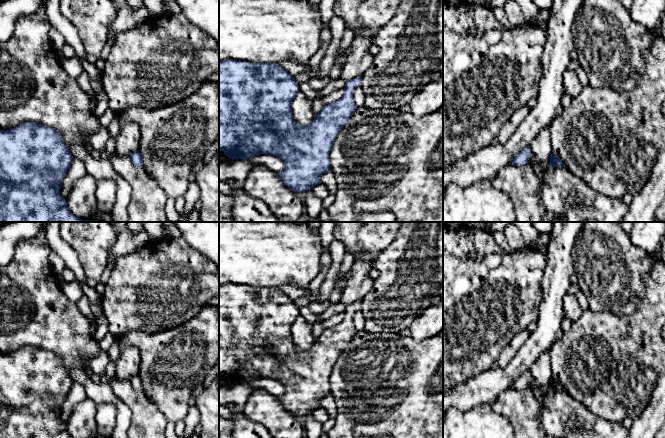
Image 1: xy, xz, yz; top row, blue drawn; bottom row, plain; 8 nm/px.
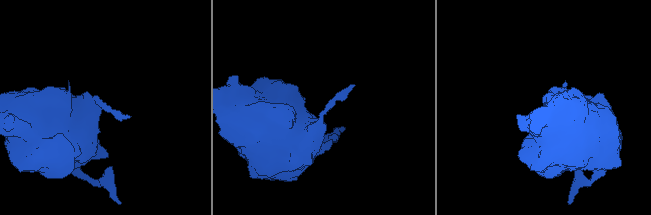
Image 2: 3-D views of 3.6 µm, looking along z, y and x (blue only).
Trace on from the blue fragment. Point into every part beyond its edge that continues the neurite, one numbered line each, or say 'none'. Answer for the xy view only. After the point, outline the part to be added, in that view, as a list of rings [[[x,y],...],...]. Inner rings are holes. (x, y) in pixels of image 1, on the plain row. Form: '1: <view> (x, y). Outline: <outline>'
none

